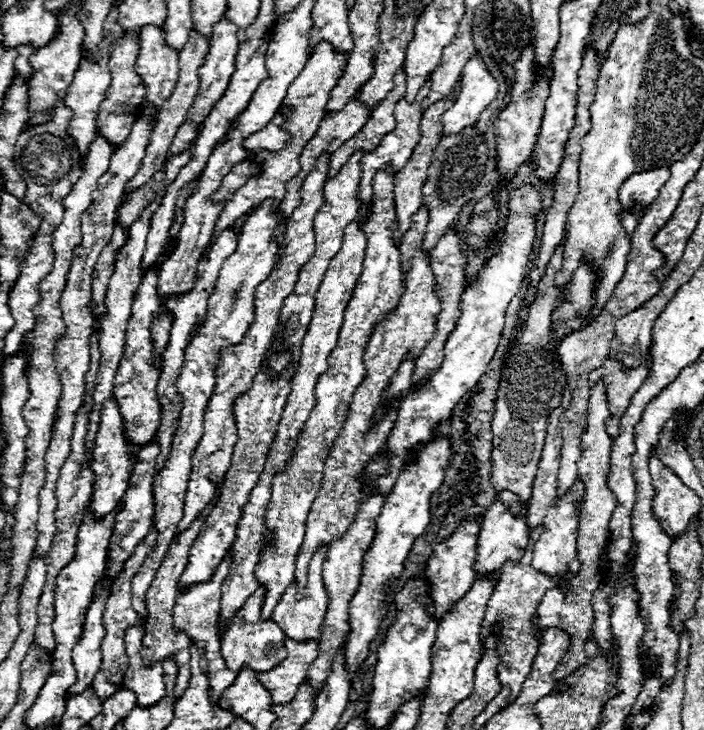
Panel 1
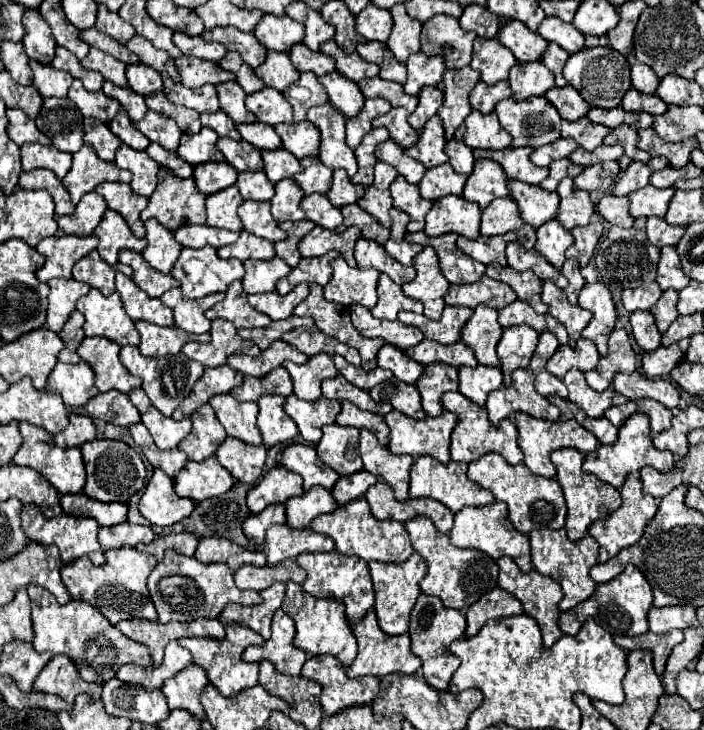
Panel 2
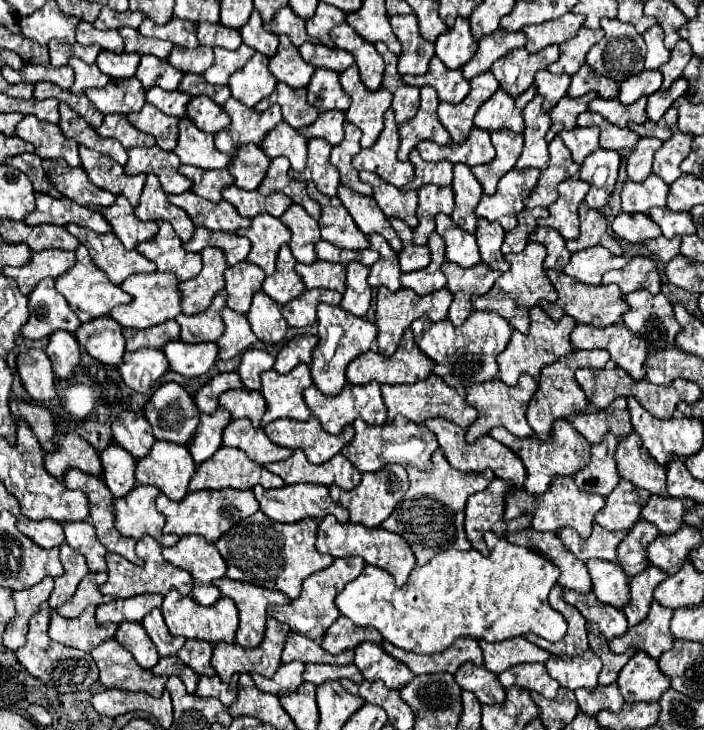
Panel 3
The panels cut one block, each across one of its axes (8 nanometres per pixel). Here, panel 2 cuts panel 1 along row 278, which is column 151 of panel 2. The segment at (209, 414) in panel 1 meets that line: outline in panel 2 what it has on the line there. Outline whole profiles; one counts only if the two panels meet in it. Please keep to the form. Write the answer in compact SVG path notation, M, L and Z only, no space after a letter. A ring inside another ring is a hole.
M120 250L120 256L118 260L122 264L130 264L134 274L132 274L132 280L136 282L136 286L140 290L144 290L148 296L152 298L160 298L166 290L170 288L176 288L176 278L172 278L170 274L162 274L162 272L156 272L146 260L142 260L142 254L138 252L132 252L132 250Z

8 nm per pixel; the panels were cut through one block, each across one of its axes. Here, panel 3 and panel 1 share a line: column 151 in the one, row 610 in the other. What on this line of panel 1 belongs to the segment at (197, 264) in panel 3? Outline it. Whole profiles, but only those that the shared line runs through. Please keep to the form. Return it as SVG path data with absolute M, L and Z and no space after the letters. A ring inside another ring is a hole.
M258 588L250 596L250 600L246 600L246 604L240 608L240 612L232 620L232 626L222 636L222 642L220 642L222 656L232 672L240 672L244 664L250 666L254 672L268 672L276 668L280 662L284 662L284 658L288 656L284 648L284 632L280 630L280 626L276 626L272 620L260 618L262 600L264 600L264 588Z

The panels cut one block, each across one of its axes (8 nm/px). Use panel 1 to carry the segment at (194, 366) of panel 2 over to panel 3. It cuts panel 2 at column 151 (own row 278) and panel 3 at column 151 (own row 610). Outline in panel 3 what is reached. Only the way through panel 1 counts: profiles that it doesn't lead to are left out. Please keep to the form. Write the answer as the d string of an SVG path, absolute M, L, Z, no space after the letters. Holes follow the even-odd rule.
M66 224L64 228L88 248L94 266L102 270L112 284L124 282L130 274L156 272L156 264L136 250L126 250L112 232L98 234L78 224Z

